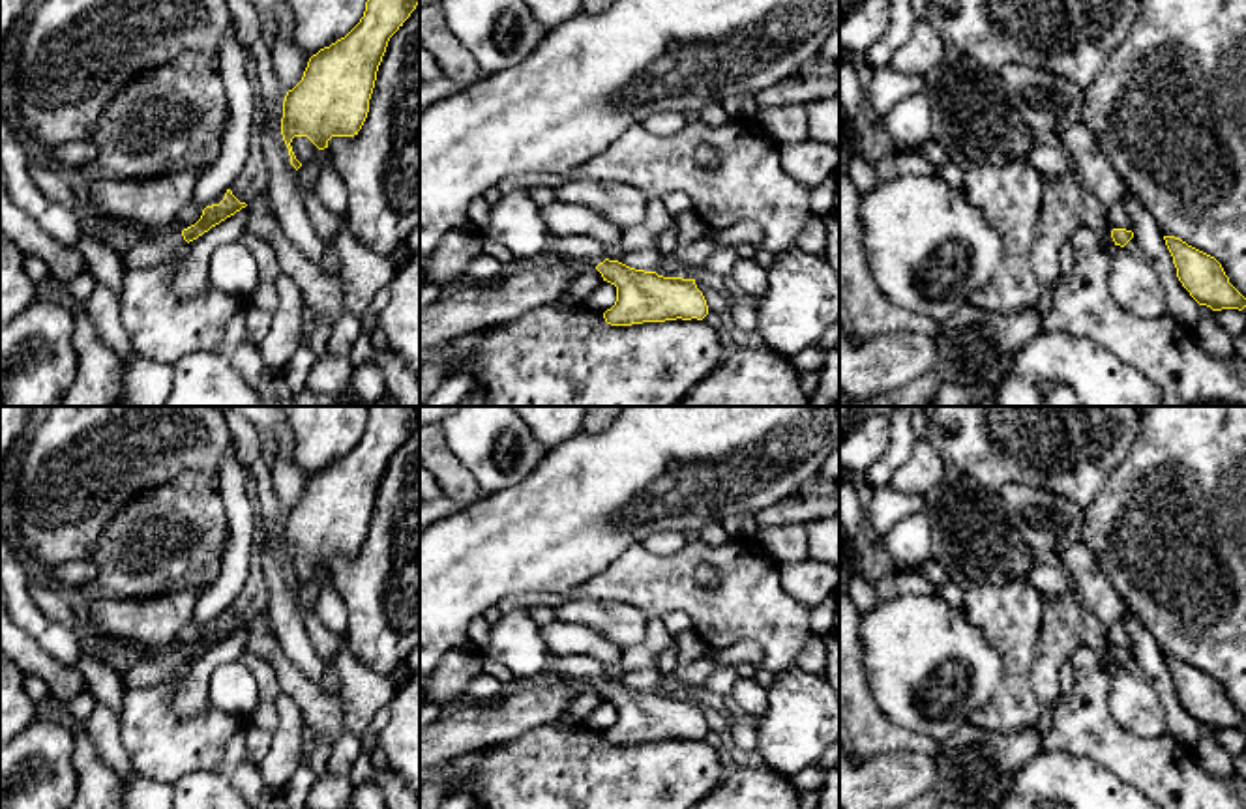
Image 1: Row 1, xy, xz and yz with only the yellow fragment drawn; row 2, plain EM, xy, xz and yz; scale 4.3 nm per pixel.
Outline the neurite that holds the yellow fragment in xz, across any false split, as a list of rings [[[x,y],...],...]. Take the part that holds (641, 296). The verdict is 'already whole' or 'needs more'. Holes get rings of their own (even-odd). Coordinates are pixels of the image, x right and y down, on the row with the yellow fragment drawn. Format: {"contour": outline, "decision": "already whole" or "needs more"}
{"contour": [[[592,236],[551,238],[549,249],[558,262],[596,268],[603,281],[616,287],[616,302],[603,313],[611,326],[665,320],[703,320],[708,305],[695,279],[663,277],[630,268],[605,257],[605,247]]], "decision": "needs more"}

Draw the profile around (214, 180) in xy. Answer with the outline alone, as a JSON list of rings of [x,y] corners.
[[[223,41],[215,66],[229,99],[229,122],[219,157],[202,169],[193,191],[191,204],[200,208],[212,206],[234,184],[249,155],[257,84],[245,73],[247,60],[238,43]]]

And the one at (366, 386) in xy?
[[[365,361],[354,365],[349,384],[349,403],[339,403],[332,395],[317,395],[305,388],[304,391],[292,395],[292,406],[347,406],[352,403],[369,406],[384,395],[384,371],[377,363]]]

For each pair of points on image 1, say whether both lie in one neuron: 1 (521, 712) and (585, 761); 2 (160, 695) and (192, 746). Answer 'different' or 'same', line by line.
1: different
2: same

